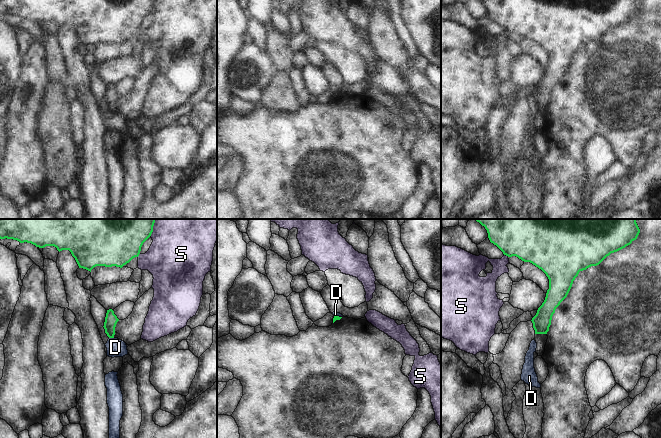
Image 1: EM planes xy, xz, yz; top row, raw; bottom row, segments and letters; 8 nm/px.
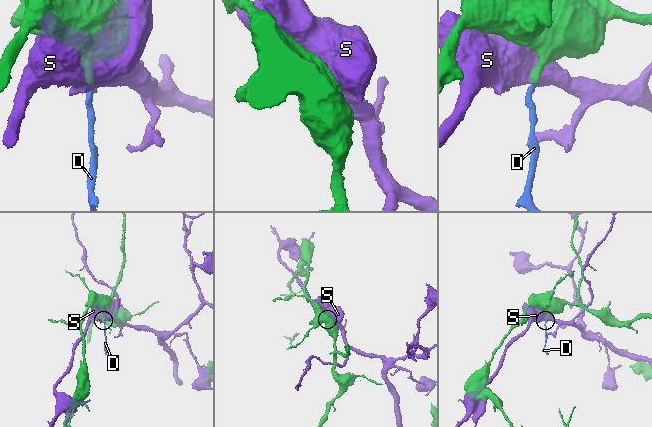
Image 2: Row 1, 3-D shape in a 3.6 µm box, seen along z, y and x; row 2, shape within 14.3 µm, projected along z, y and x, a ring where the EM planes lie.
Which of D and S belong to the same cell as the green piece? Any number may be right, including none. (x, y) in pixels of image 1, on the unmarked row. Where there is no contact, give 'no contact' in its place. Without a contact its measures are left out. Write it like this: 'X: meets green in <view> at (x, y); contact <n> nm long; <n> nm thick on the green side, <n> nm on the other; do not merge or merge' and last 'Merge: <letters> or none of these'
D: meets green in xy at (111, 113); contact 40 nm long; 100 nm thick on the green side, 140 nm on the other; do not merge
S: meets green in yz at (506, 31); contact 40 nm long; 320 nm thick on the green side, 130 nm on the other; do not merge
Merge: none of these

